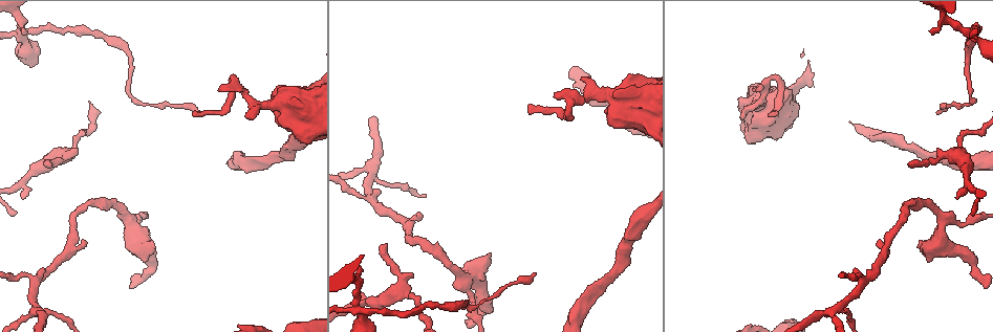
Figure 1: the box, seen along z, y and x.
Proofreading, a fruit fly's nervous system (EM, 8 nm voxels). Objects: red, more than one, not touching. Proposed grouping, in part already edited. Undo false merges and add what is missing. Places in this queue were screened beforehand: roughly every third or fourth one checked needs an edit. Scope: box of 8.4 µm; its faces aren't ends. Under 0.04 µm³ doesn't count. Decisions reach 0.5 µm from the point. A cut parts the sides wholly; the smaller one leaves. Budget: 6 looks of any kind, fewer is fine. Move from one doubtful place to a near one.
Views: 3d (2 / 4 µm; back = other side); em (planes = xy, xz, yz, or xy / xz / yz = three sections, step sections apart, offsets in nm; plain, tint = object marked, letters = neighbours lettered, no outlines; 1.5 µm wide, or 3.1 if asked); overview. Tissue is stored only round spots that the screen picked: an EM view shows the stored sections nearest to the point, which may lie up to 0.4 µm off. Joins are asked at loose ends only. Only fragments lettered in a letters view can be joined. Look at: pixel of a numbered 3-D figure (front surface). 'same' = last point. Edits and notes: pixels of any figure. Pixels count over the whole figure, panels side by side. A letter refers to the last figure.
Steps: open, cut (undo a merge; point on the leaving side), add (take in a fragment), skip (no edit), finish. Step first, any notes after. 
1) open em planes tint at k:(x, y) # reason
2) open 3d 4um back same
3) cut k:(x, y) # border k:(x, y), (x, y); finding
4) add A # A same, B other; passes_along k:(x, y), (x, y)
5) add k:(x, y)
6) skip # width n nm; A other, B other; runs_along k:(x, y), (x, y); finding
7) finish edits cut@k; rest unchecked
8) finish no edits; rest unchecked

open em xz step 8 tint at 1:(970, 134) # a narrow waist

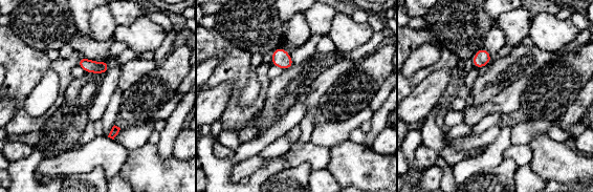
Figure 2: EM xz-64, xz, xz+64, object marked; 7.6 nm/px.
open em planes letters same # cut it another way

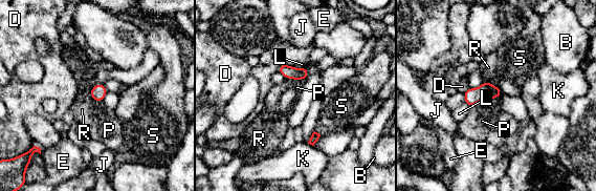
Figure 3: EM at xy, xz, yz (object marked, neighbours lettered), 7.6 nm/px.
skip # width 20 nm; B other, D other, E other, J other, K other, L other, P other, R other, S other; border 3:(490, 98), (485, 98), (475, 105); continuous, no second neuron

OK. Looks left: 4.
open em xy step 8 tint at 1:(358, 309) # abrupt turn

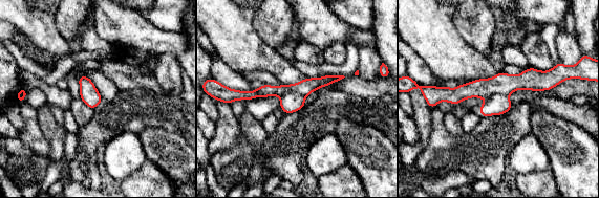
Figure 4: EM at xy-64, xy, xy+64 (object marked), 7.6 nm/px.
open em xy step 8 letters same # see the neighbours

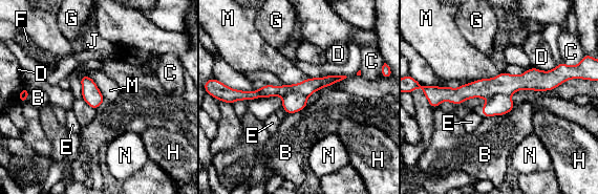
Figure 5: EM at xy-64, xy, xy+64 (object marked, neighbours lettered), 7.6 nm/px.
cut 5:(311, 85) # width 140 nm; B other, C other, D other, E other, F other, G other, H other, J other, M other, N other; part_leaving 5:(560, 79), (498, 84), (438, 101); a second neuron is stuck on

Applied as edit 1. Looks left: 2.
open em 3.1um planes letters at 1:(248, 118) # an open end

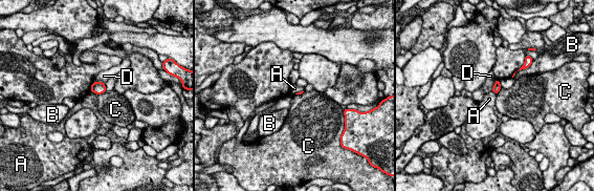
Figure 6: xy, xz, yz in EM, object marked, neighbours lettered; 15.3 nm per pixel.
skip # A other, B other, C other, D other; border 6:(90, 90), (96, 94); no lettered fragment goes on from it

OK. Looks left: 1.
finish edits cut@5; rest unchecked

